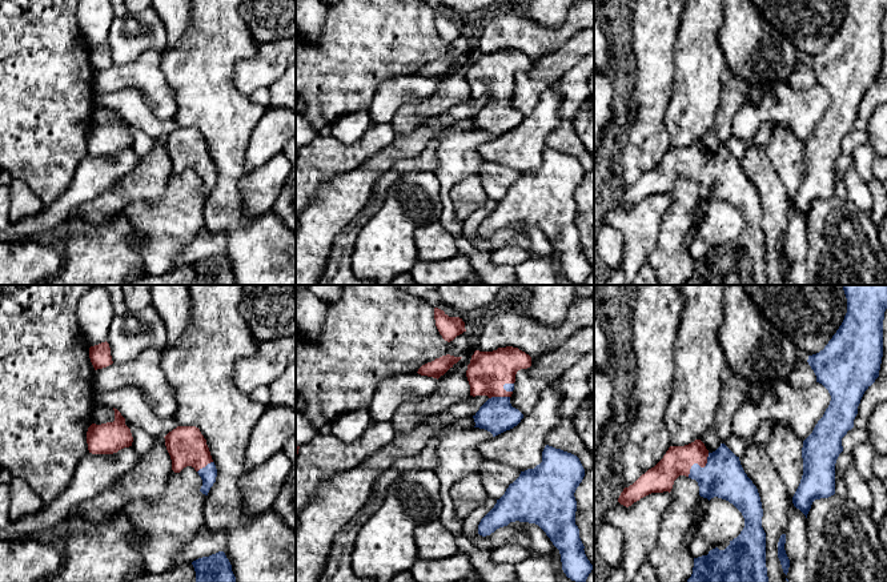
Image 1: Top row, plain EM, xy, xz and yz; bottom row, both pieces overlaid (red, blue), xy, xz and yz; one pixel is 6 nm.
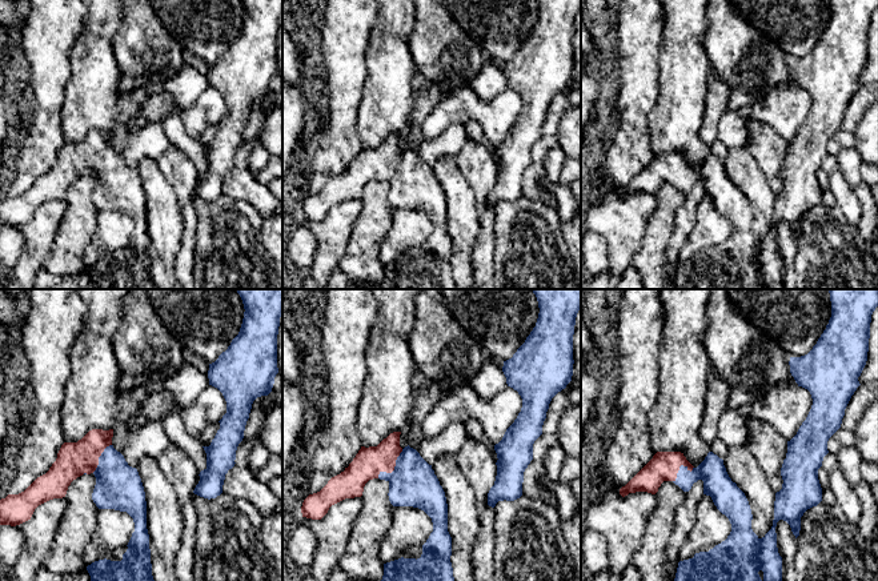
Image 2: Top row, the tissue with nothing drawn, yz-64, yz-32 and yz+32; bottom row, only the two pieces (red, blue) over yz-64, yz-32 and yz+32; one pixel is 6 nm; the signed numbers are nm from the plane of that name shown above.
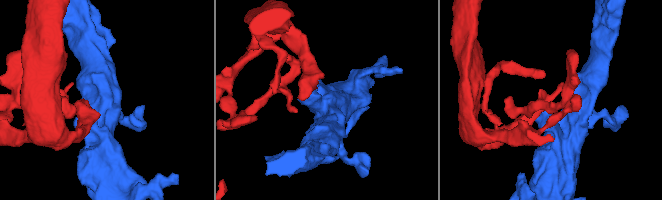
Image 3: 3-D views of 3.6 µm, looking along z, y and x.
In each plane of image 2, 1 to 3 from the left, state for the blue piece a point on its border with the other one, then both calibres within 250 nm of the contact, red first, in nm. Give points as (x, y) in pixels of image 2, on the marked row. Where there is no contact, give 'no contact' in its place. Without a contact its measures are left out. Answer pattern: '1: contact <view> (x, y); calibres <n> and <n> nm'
1: contact yz-64 (99, 456); calibres 200 and 280 nm
2: contact yz-32 (393, 468); calibres 180 and 280 nm
3: contact yz+32 (680, 465); calibres 180 and 160 nm

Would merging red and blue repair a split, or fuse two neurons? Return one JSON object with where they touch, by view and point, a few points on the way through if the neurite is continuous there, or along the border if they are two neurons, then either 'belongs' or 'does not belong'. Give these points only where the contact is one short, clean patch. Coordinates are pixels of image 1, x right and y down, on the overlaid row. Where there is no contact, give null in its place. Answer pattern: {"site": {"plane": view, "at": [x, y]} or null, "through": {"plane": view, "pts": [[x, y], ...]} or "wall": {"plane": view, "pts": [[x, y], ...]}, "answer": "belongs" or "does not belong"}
{"site": {"plane": "yz", "at": [699, 465]}, "through": {"plane": "yz", "pts": [[678, 460], [693, 460], [699, 465], [723, 477]]}, "answer": "belongs"}

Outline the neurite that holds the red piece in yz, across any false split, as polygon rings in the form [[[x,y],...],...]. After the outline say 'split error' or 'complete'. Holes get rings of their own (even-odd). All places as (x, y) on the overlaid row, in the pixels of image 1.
[[[701,439],[670,446],[654,467],[623,489],[618,502],[629,507],[651,493],[670,493],[679,475],[695,479],[701,497],[726,499],[744,518],[743,530],[725,550],[715,547],[707,555],[694,558],[687,582],[768,582],[760,497],[739,457],[725,443],[713,453]]] | split error

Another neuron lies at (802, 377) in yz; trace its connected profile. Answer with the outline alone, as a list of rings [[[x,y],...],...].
[[[800,356],[794,370],[790,373],[786,381],[795,389],[807,389],[816,382],[816,376],[807,360]]]

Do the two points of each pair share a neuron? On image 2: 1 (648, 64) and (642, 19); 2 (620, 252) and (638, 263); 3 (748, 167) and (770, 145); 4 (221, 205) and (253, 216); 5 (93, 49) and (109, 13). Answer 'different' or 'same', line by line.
1: same
2: different
3: different
4: same
5: same

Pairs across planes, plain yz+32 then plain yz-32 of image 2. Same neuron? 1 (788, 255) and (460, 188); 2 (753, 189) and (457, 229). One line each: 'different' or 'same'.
1: different
2: same

